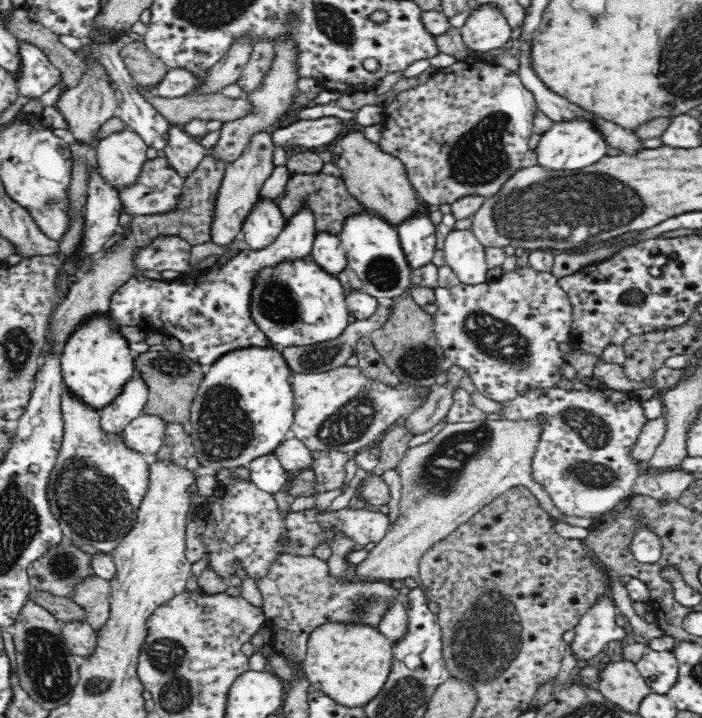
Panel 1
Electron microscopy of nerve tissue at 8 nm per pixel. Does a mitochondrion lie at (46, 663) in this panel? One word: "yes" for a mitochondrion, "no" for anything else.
yes

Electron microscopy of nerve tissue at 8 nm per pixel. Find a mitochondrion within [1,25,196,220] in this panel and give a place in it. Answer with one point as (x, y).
(49, 202)

